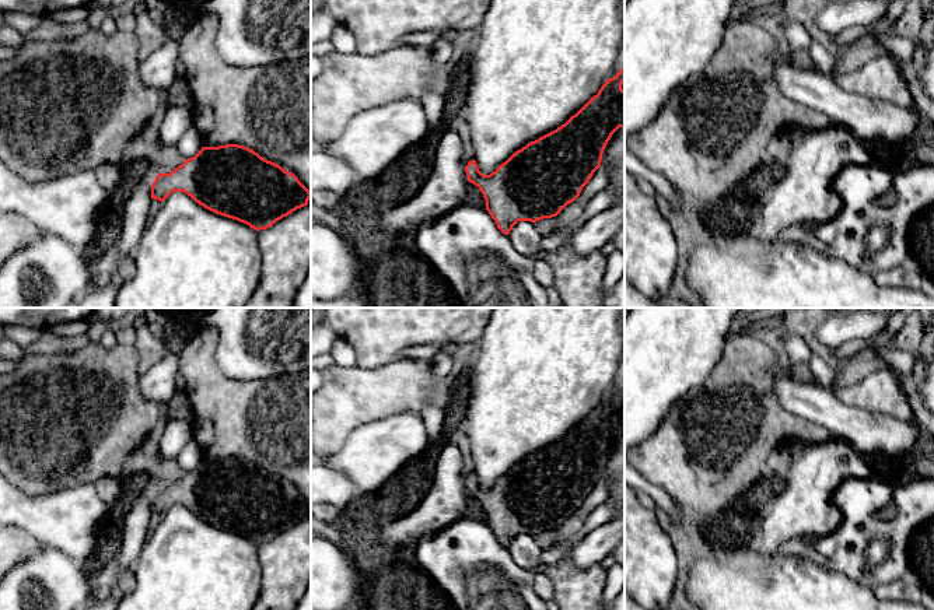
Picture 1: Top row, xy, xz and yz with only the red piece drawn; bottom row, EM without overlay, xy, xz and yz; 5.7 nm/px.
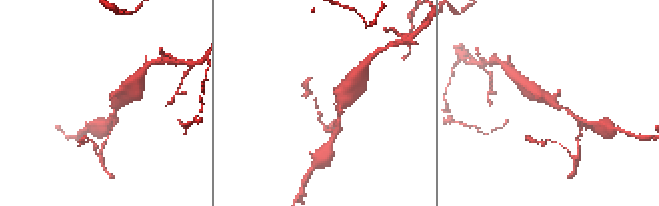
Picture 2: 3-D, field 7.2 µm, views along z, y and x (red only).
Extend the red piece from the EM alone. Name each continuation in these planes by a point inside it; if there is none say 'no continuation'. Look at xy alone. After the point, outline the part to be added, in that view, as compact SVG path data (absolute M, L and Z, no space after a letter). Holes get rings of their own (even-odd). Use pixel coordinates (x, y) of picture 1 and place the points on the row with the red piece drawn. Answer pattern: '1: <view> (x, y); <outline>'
1: xy (154, 204); M151 199L150 200L150 211L148 211L148 217L147 217L147 224L153 222L154 217L157 215L157 213L160 211L162 206L162 201Z

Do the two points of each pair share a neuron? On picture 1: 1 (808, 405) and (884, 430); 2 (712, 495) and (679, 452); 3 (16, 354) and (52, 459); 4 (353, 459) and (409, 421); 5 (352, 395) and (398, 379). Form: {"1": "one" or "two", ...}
{"1": "one", "2": "one", "3": "two", "4": "one", "5": "one"}

